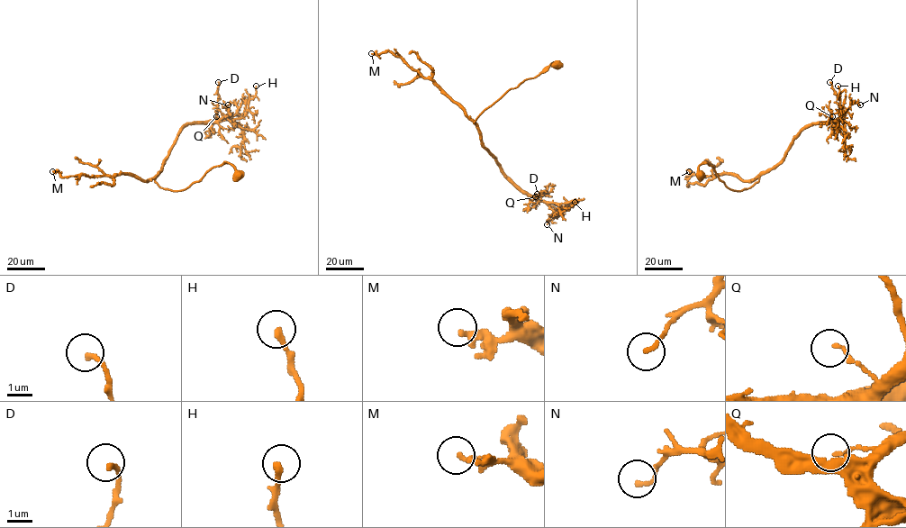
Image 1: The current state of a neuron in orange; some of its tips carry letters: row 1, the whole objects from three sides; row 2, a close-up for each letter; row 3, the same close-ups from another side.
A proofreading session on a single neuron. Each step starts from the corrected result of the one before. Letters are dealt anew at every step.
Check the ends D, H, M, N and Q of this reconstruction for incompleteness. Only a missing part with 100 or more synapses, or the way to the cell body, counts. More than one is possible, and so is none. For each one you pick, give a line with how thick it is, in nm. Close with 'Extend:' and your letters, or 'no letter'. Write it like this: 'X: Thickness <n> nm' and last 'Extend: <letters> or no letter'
Extend: no letter

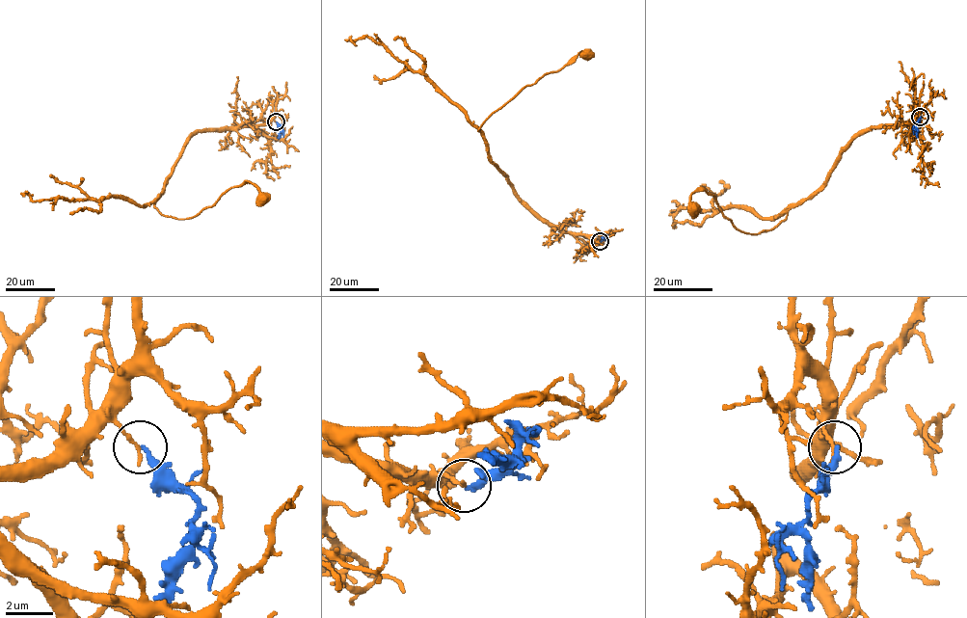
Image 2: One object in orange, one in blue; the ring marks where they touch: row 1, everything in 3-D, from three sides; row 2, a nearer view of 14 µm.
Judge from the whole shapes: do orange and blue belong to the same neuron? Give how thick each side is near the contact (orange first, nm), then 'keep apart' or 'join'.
180/260 nm | keep apart

